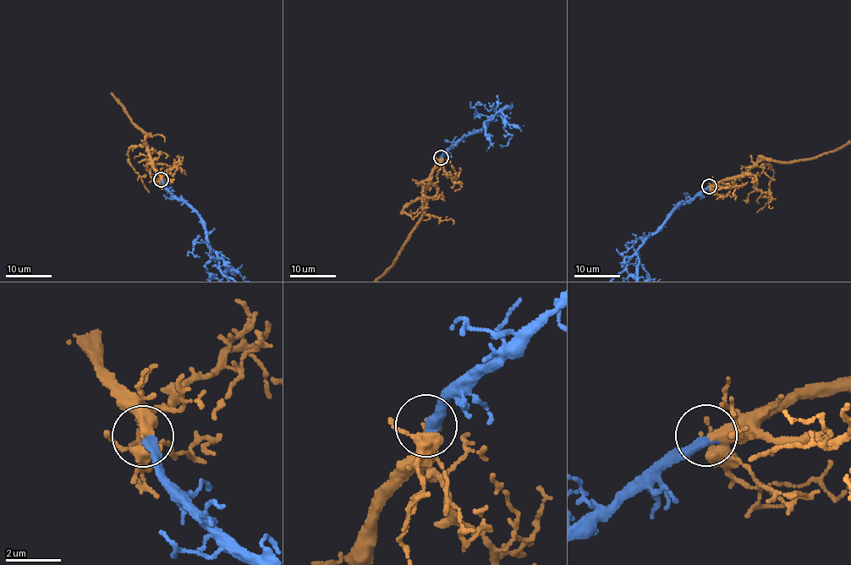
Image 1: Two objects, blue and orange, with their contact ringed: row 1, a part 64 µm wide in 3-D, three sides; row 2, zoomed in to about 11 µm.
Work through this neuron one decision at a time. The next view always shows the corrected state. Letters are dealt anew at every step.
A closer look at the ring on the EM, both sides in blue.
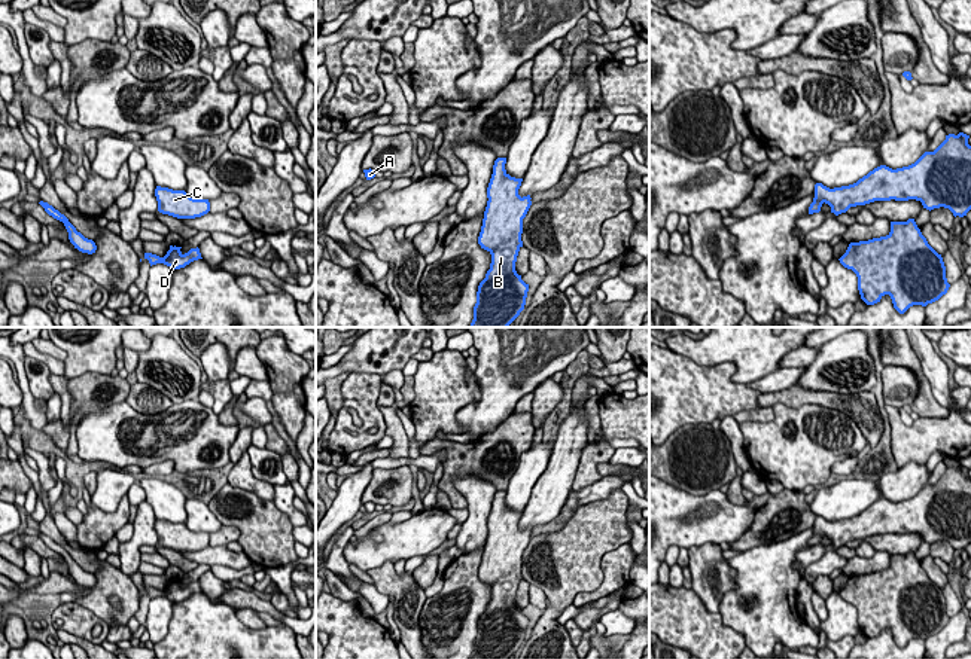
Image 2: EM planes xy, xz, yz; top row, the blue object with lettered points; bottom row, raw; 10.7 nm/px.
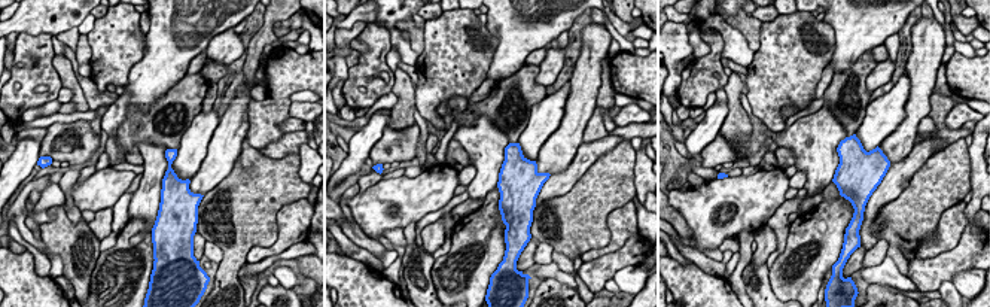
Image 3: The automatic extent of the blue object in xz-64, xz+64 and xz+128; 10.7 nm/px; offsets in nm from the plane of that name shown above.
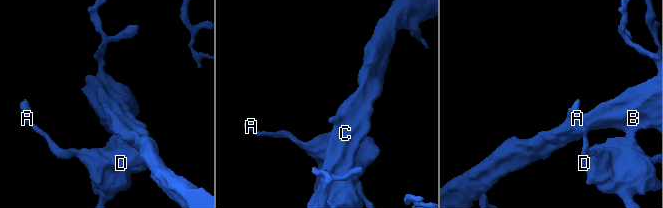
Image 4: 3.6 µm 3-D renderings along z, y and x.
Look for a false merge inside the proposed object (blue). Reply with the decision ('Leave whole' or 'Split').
Leave whole

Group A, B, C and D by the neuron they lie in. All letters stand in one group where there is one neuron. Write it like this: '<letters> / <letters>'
A B C D

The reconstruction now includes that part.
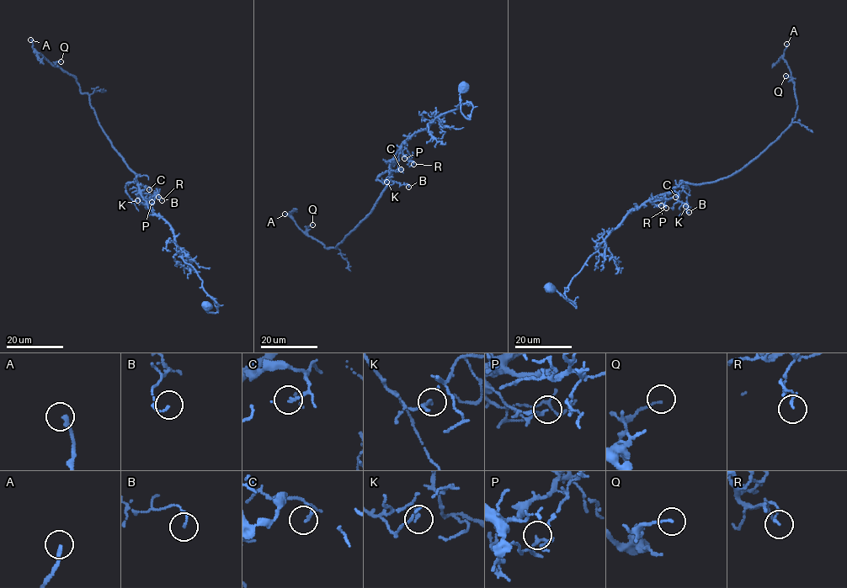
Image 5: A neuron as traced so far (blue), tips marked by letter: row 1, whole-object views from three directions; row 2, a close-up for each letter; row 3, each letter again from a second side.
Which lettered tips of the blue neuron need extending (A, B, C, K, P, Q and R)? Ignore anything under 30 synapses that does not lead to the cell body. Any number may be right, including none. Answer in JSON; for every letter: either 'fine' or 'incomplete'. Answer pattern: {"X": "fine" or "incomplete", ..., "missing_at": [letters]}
{"A": "fine", "B": "fine", "C": "fine", "K": "fine", "P": "fine", "Q": "fine", "R": "fine", "missing_at": []}

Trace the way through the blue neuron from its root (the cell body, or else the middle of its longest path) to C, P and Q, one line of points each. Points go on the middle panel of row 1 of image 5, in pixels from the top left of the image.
C: (463, 88), (460, 109), (470, 119), (473, 106), (466, 103), (431, 121), (402, 143), (395, 158), (401, 169)
P: (463, 88), (460, 109), (470, 119), (473, 106), (468, 103), (443, 113), (402, 143), (404, 158)
Q: (463, 88), (470, 119), (471, 103), (460, 103), (402, 143), (371, 213), (337, 247), (309, 236), (312, 225)

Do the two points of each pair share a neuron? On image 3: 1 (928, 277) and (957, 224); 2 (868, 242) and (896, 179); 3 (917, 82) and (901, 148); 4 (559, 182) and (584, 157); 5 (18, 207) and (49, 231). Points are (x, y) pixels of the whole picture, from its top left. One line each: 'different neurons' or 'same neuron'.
1: different neurons
2: same neuron
3: same neuron
4: same neuron
5: different neurons

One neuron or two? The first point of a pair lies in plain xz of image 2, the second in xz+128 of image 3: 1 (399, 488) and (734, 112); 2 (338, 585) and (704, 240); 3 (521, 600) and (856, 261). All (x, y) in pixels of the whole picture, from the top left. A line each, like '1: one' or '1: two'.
1: two
2: two
3: one

